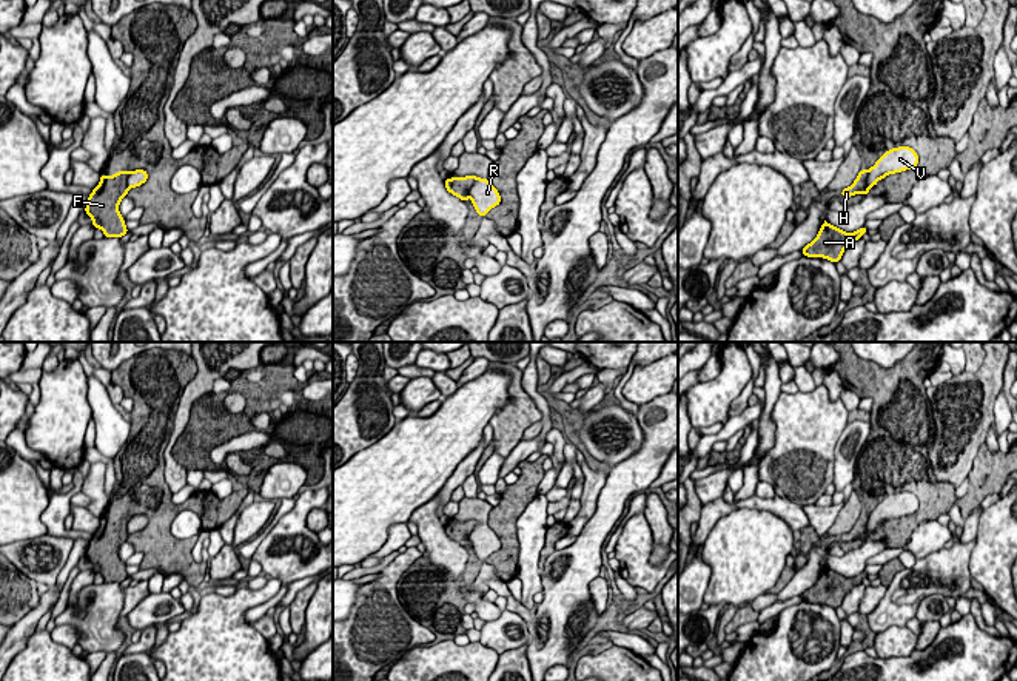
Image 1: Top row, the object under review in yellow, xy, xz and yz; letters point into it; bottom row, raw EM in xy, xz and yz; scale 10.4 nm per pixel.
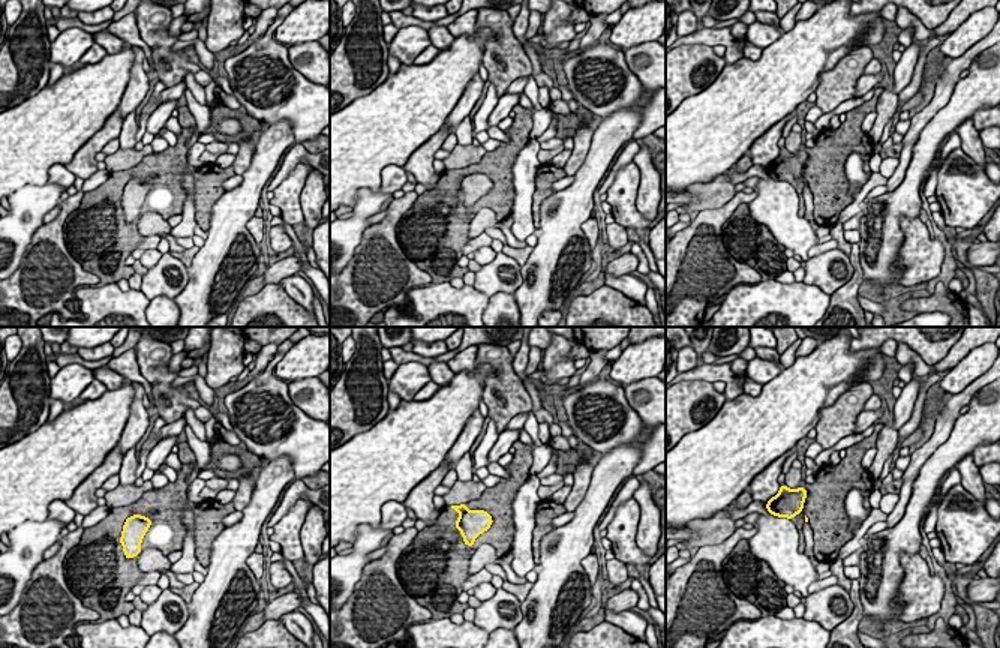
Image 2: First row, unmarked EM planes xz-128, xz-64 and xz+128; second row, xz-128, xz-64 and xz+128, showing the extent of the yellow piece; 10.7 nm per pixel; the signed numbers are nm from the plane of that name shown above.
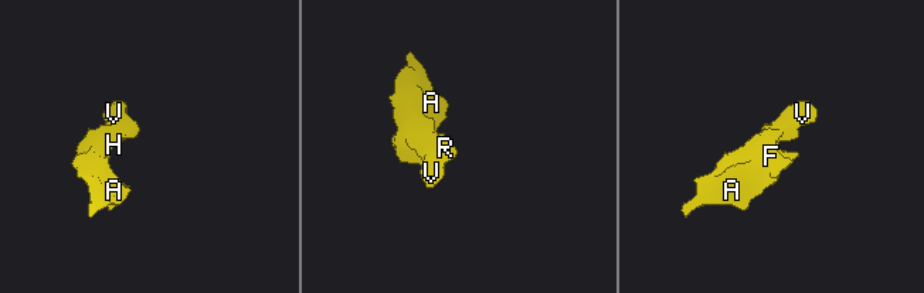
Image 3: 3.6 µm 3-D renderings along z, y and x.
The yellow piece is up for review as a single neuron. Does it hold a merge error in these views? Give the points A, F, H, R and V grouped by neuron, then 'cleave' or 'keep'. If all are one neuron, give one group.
groups A F H / R V; cleave

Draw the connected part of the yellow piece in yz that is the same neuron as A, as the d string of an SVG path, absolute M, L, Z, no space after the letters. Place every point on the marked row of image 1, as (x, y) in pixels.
M827 223L821 225L817 237L801 248L806 257L823 257L834 263L841 260L844 250L854 242L861 239L861 236L868 233L866 226L854 233L844 233L843 230Z

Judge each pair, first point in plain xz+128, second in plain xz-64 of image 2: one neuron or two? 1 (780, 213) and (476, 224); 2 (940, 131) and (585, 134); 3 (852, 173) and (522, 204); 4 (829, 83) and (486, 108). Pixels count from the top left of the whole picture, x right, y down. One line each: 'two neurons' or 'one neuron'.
1: two neurons
2: two neurons
3: one neuron
4: two neurons

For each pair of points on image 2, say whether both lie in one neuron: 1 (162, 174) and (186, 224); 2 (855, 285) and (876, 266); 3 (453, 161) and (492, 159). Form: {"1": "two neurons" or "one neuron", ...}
{"1": "two neurons", "2": "two neurons", "3": "two neurons"}

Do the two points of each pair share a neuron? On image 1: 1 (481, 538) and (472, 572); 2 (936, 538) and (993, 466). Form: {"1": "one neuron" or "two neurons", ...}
{"1": "two neurons", "2": "two neurons"}

